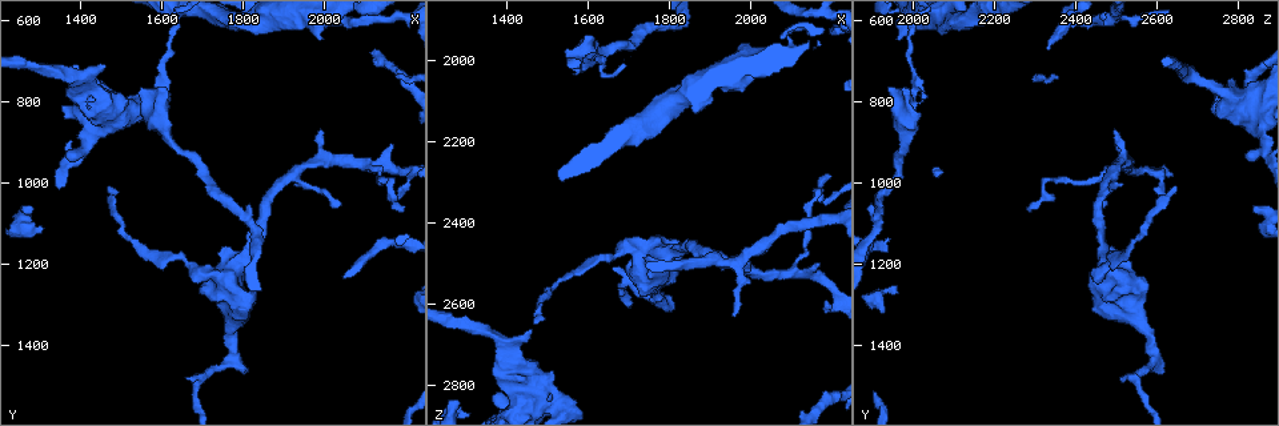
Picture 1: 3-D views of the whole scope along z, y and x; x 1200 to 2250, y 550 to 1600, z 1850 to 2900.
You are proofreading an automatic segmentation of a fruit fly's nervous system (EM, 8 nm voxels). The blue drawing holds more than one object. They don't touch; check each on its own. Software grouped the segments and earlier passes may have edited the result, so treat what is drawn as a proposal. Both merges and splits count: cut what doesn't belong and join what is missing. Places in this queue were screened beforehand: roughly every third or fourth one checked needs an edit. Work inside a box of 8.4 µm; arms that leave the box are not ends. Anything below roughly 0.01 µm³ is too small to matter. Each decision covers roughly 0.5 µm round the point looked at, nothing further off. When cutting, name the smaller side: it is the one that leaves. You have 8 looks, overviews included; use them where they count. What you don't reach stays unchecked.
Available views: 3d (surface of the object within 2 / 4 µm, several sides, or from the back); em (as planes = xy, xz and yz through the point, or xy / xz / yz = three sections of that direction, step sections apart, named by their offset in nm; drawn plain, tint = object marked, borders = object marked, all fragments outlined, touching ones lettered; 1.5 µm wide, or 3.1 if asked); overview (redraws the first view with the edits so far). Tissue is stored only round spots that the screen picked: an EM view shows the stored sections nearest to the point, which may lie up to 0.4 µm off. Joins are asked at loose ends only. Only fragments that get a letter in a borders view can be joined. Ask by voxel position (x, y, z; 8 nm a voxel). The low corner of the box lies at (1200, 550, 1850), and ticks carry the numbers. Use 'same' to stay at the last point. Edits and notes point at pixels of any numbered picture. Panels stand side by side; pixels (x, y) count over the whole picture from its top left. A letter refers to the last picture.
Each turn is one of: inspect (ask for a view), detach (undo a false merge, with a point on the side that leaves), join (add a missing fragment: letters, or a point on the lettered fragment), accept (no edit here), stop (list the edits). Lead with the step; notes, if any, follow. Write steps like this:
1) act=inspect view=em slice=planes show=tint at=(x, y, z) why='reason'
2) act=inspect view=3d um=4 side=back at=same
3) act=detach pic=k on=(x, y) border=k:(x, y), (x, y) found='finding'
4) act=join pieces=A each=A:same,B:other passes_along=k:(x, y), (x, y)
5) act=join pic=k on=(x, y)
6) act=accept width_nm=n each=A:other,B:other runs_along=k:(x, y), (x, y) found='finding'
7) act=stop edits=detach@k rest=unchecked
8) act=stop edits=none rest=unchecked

act=inspect view=em slice=planes show=borders at=(1550, 770, 1970)

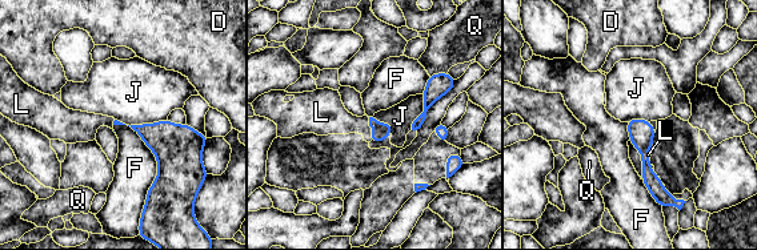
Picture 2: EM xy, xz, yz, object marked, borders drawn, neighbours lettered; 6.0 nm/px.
act=join pieces=L each=D:other,F:other,J:other,L:same,Q:other passes_along=2:(381, 130), (373, 128), (333, 119) found='the neuron continues'

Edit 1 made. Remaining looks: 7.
act=inspect view=overview why='see it whole again'

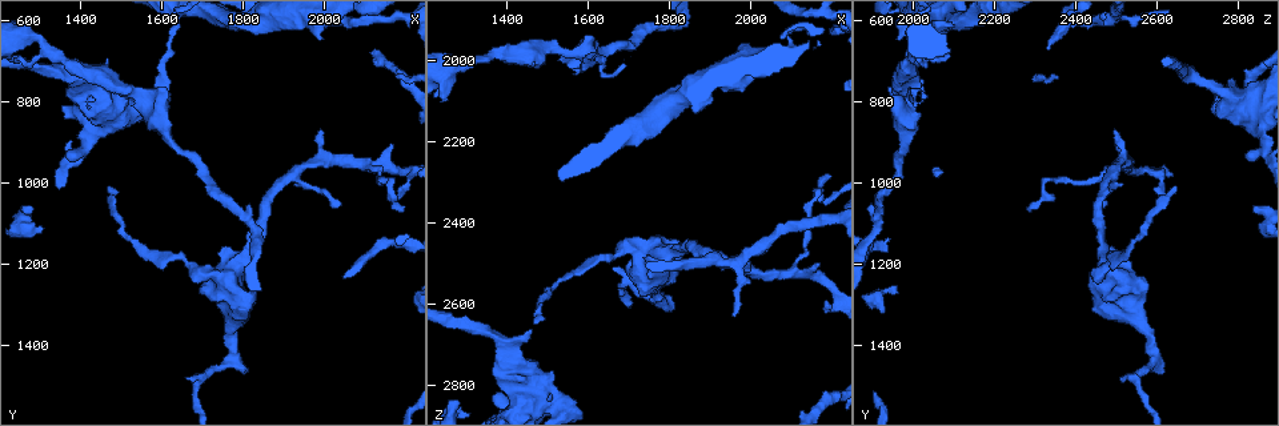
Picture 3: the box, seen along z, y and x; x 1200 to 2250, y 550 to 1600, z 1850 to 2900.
act=inspect view=3d um=4 at=(1765, 1220, 2505) why='arms part here'

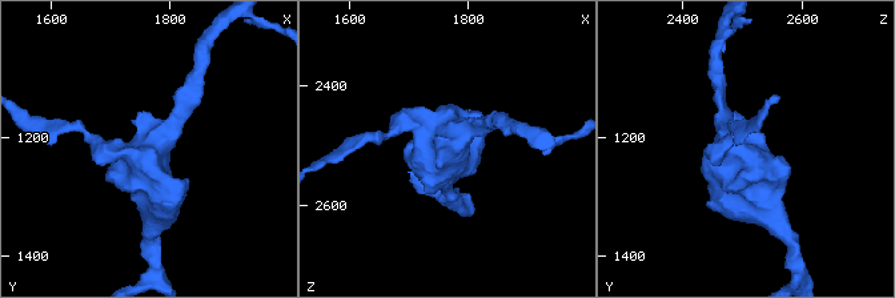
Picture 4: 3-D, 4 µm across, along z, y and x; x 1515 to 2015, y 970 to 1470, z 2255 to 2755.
act=inspect view=em slice=xz step=8 show=borders at=(1765, 1220, 2500) why='shape alone is not enough'

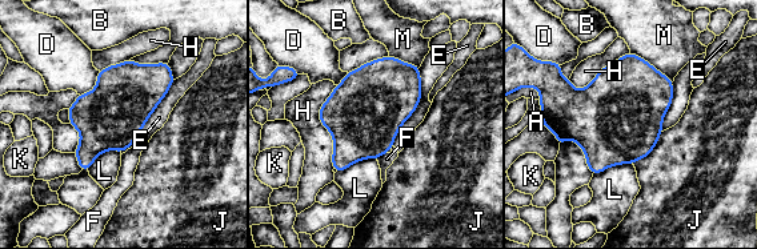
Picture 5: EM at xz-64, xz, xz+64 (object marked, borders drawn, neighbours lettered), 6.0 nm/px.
act=accept width_nm=460 longest_contact=E:550nm each=A:other,B:other,D:other,E:other,F:other,H:other,J:other,K:other,L:other,M:other found='continuous, no second neuron'

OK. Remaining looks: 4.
act=inspect view=3d um=2 at=(1455, 705, 2675) why='branch stops here'

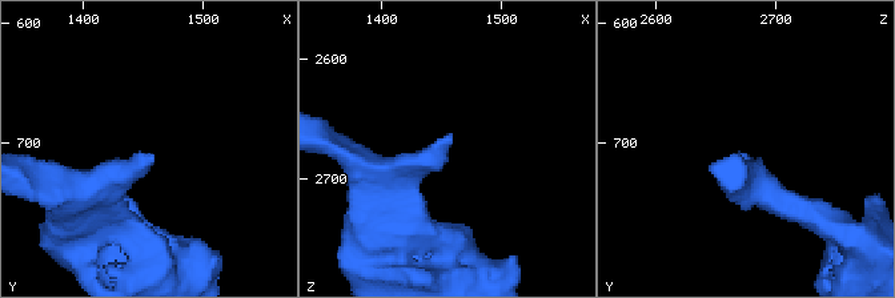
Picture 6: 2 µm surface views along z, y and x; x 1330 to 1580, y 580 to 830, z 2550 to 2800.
act=inspect view=em slice=planes show=borders at=(1456, 710, 2670) why='shape alone is not enough'

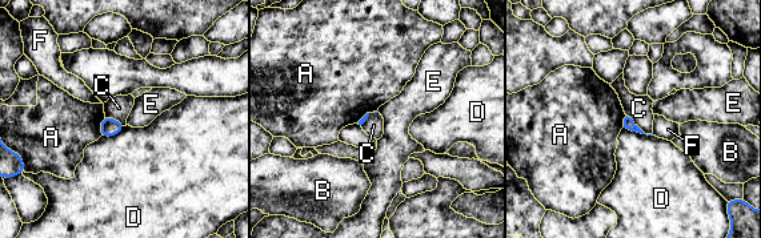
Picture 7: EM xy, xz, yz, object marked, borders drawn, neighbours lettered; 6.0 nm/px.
act=accept each=A:other,B:other,C:other,D:other,E:other,F:other border=7:(105, 115), (125, 125) found='no lettered fragment goes on from it'

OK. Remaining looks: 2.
act=stop edits=join@2 rest=unchecked

